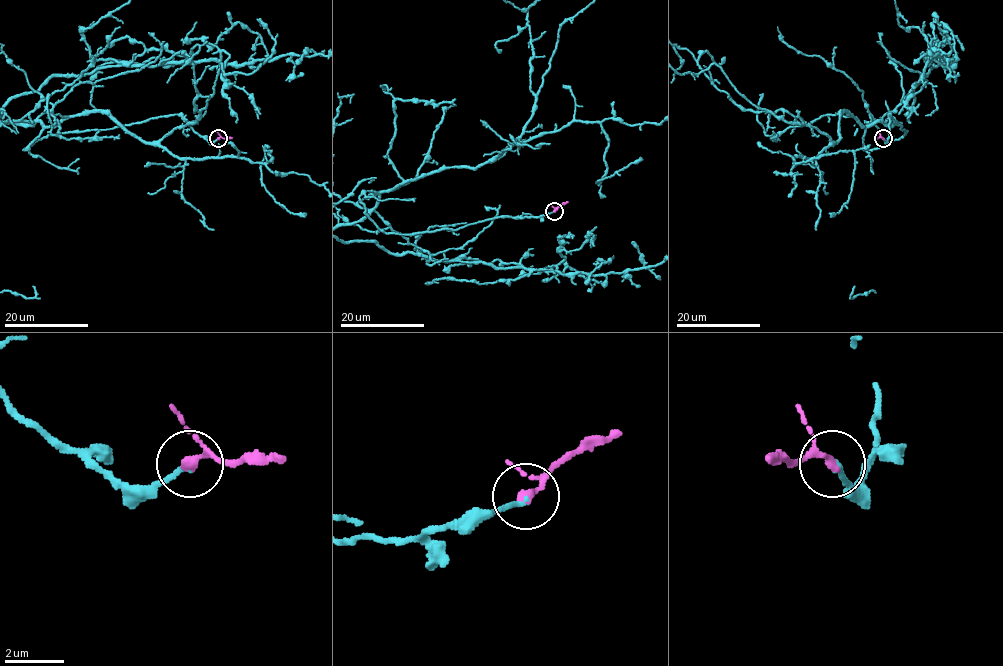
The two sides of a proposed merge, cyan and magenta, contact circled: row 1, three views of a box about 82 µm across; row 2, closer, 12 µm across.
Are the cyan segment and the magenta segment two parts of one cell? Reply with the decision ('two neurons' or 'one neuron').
one neuron

